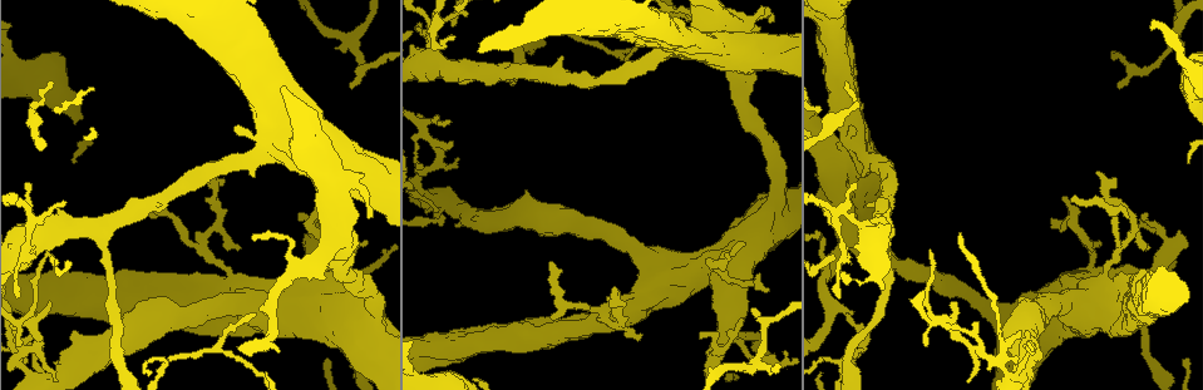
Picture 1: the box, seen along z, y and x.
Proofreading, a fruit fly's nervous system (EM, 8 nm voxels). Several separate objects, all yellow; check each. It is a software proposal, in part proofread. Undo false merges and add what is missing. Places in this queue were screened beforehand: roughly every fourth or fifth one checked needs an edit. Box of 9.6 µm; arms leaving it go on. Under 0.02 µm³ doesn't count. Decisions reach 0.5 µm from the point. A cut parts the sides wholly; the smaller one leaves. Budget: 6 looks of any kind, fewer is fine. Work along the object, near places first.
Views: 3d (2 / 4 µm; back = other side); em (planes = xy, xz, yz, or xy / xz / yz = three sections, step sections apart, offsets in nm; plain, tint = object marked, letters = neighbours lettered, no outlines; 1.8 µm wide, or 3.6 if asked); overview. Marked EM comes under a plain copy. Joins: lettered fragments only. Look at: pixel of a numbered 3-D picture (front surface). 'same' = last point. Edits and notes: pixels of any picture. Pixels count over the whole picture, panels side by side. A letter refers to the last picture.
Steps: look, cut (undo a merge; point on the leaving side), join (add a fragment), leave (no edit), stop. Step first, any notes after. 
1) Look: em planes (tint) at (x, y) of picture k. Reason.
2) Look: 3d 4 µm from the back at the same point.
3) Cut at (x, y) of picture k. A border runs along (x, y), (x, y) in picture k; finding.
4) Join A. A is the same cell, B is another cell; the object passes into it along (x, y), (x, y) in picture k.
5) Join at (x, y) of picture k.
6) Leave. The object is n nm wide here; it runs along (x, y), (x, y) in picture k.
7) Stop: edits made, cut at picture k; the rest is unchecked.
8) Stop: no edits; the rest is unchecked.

Look: em yz step 16 (letters) at (350, 44) of picture 1. Arms part here.

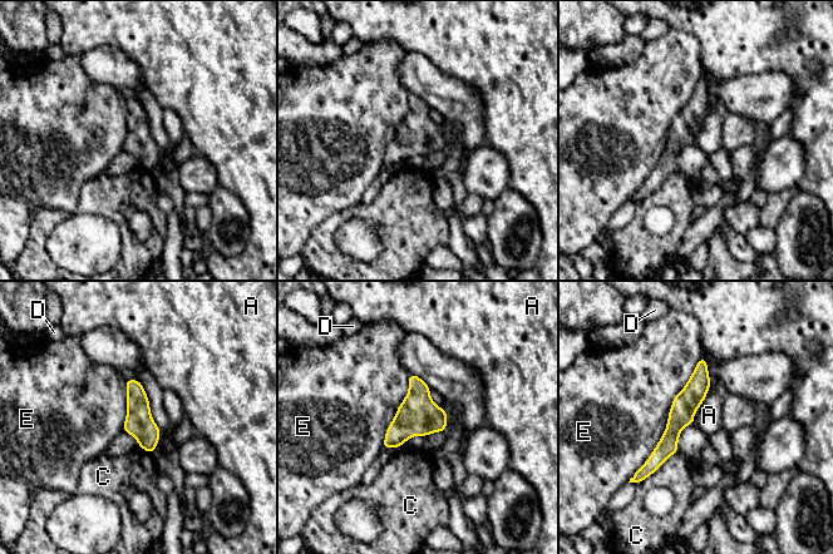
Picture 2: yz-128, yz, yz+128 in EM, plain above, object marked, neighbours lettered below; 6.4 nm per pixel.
Leave. The object is 100 nm wide here; A, C, D and E are other cells; it runs along (703, 362), (694, 394), (647, 471) in picture 2; continuous, no second cell.

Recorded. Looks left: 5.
Look: em planes (letters) at (751, 308) of picture 1. Thin end.

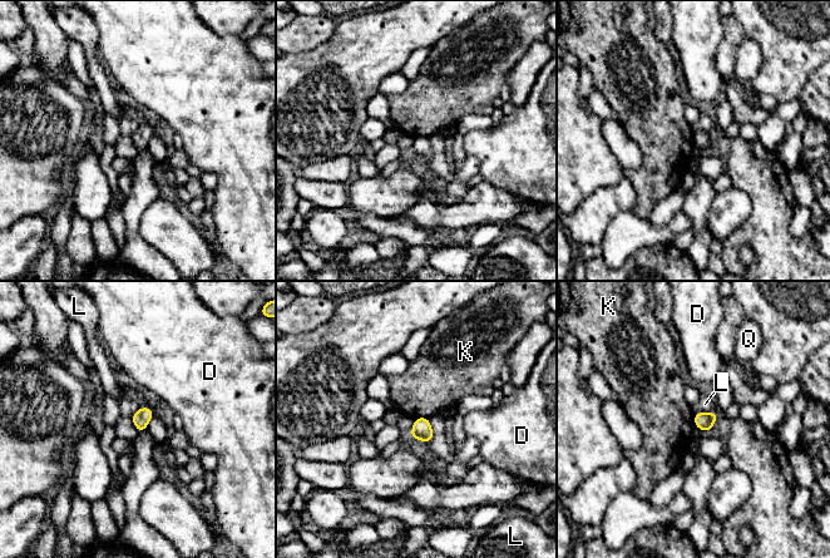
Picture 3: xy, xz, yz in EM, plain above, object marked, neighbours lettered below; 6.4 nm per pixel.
Leave. The longest contact is with L, 140 nm; D, K, L and Q are other cells; a border runs along (428, 418), (415, 419) in picture 3; no lettered fragment goes on from it.

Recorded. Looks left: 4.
Look: em 3.6 µm xz step 8 (letters) at (267, 135) of picture 1.

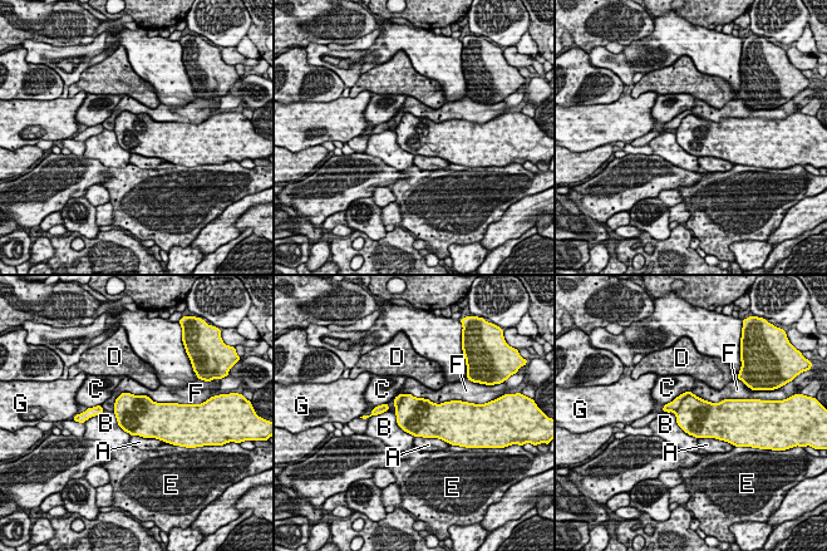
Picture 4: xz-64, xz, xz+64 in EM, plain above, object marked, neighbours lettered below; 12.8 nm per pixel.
Cut at (693, 414) of picture 4. A, B, C, D, E, F and G are other cells; a border runs along (699, 398), (688, 395), (674, 412) in picture 4; two cells meet here.

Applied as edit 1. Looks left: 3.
Stop: edits made, cut at picture 4; the rest is unchecked.

